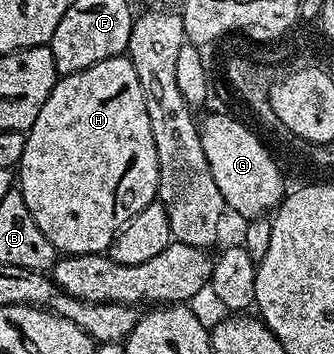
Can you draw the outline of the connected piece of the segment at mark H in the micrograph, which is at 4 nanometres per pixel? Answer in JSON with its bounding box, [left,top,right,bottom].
[16,55,158,256]

